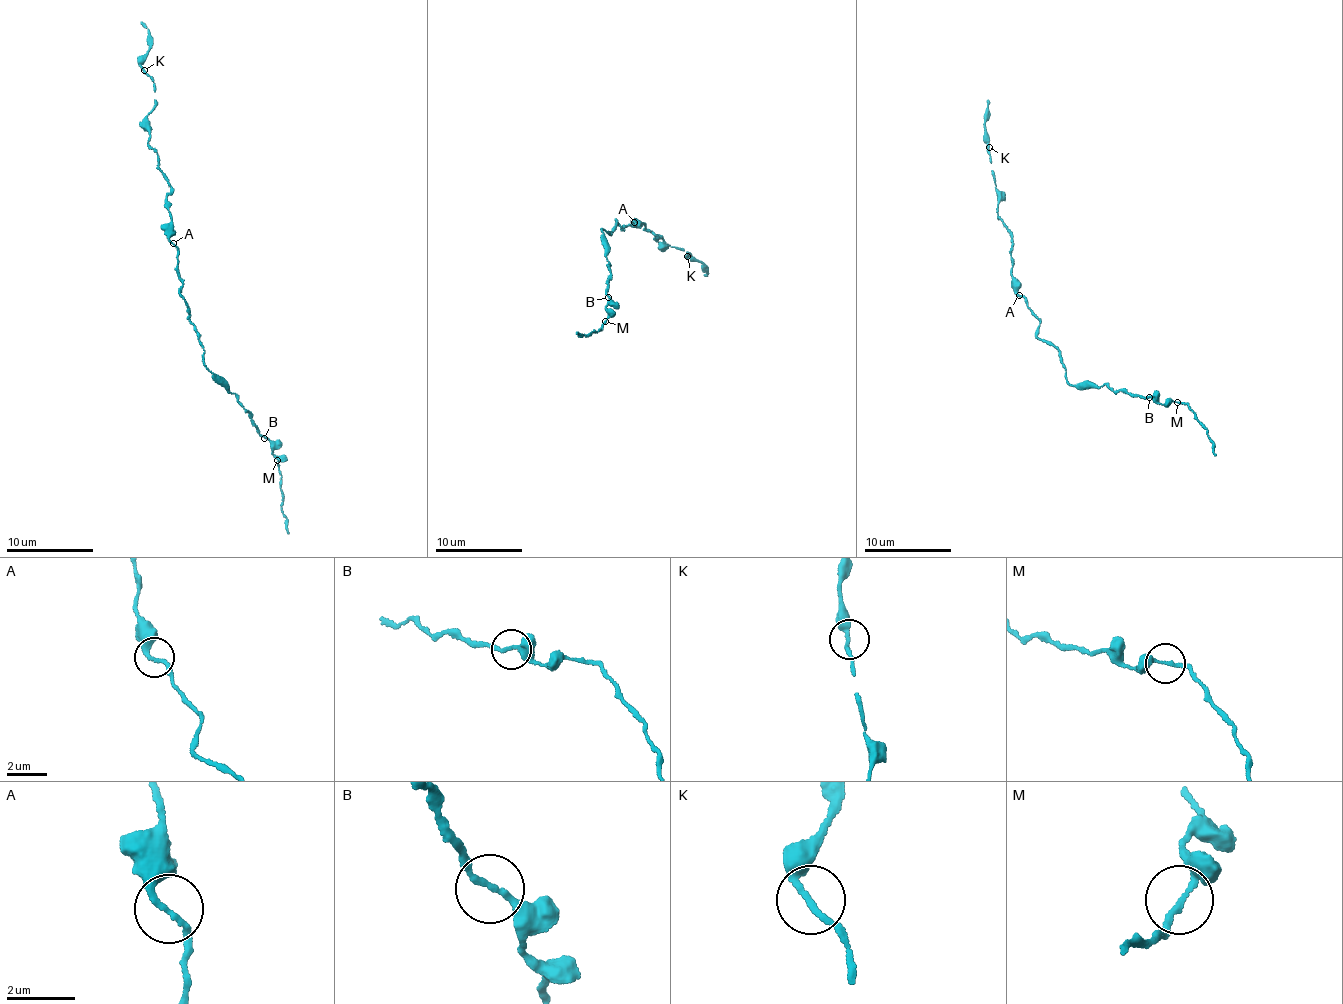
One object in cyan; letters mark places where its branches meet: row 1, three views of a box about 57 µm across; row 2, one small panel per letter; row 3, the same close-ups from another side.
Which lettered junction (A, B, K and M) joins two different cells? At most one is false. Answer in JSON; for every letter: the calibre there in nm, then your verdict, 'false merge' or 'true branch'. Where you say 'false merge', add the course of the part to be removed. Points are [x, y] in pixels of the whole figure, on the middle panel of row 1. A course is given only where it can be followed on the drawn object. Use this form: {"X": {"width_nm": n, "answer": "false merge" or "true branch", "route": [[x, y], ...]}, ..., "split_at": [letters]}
{"A": {"width_nm": 180, "answer": "true branch"}, "B": {"width_nm": 170, "answer": "true branch"}, "K": {"width_nm": 190, "answer": "true branch"}, "M": {"width_nm": 170, "answer": "true branch"}, "split_at": []}

